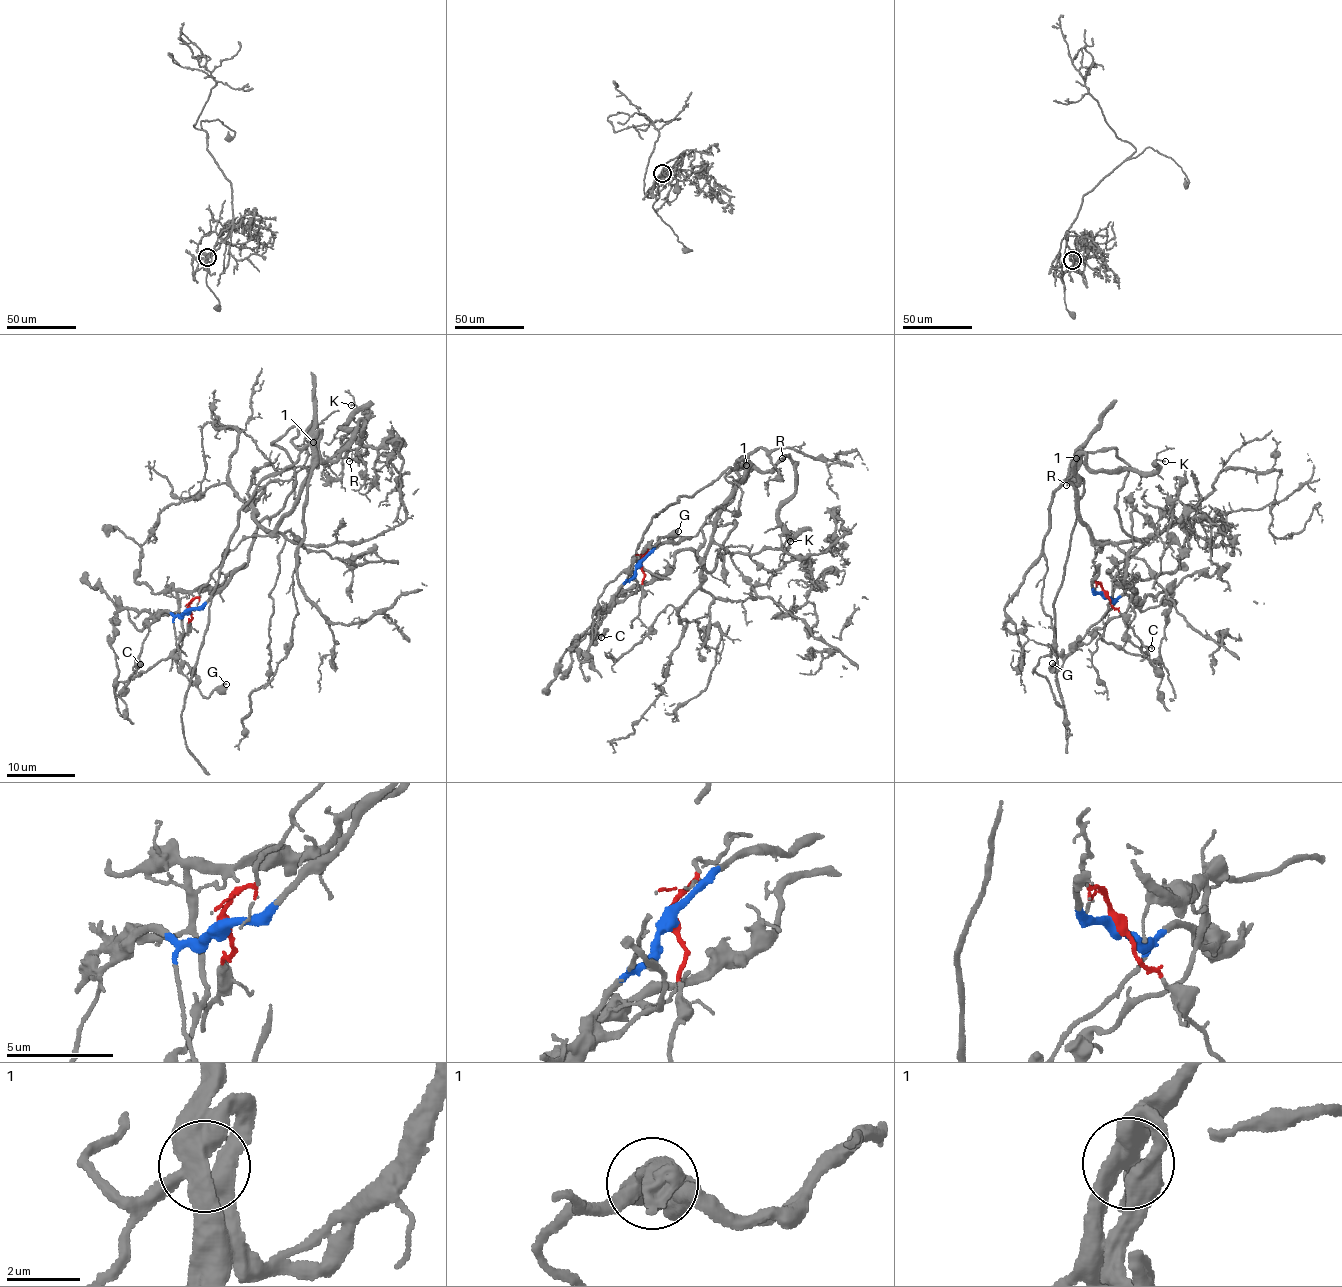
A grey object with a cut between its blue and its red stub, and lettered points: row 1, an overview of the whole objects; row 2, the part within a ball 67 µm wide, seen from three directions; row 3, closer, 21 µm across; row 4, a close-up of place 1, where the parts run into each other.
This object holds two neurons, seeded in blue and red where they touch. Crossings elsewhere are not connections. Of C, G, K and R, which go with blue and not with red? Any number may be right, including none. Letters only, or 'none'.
C, G, K, R

